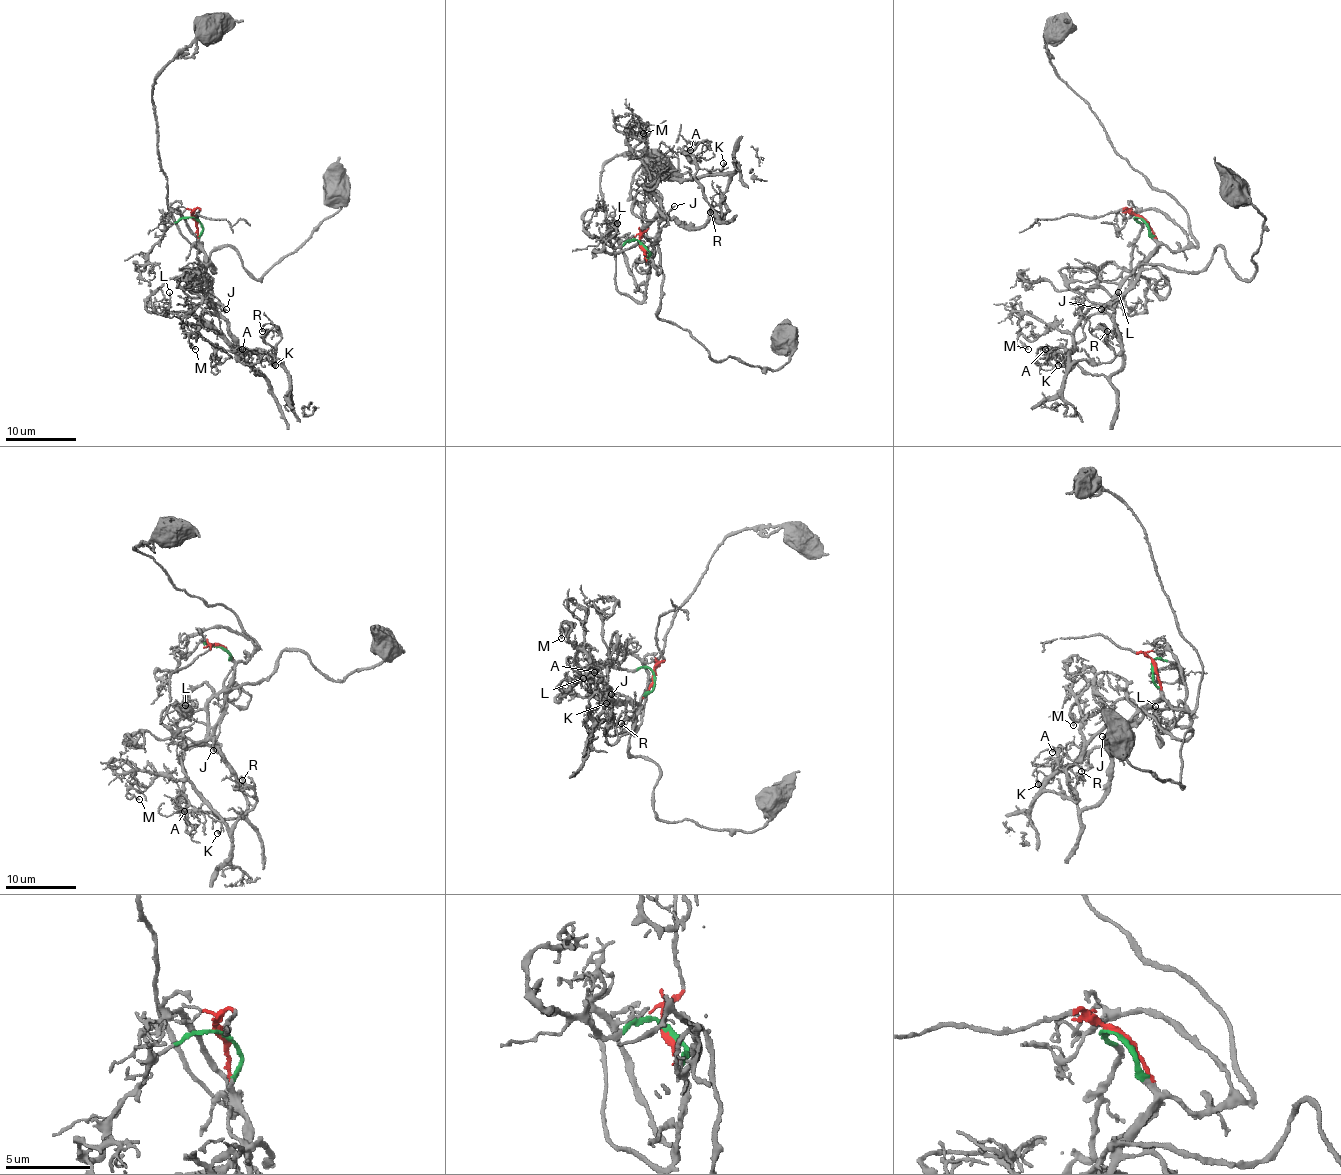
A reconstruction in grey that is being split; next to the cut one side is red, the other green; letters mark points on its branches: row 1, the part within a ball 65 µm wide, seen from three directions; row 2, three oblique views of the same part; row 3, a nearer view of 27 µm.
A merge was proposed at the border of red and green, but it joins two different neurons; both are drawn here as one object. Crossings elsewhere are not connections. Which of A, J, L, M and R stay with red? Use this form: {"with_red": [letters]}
{"with_red": ["J", "L", "M", "R"]}

